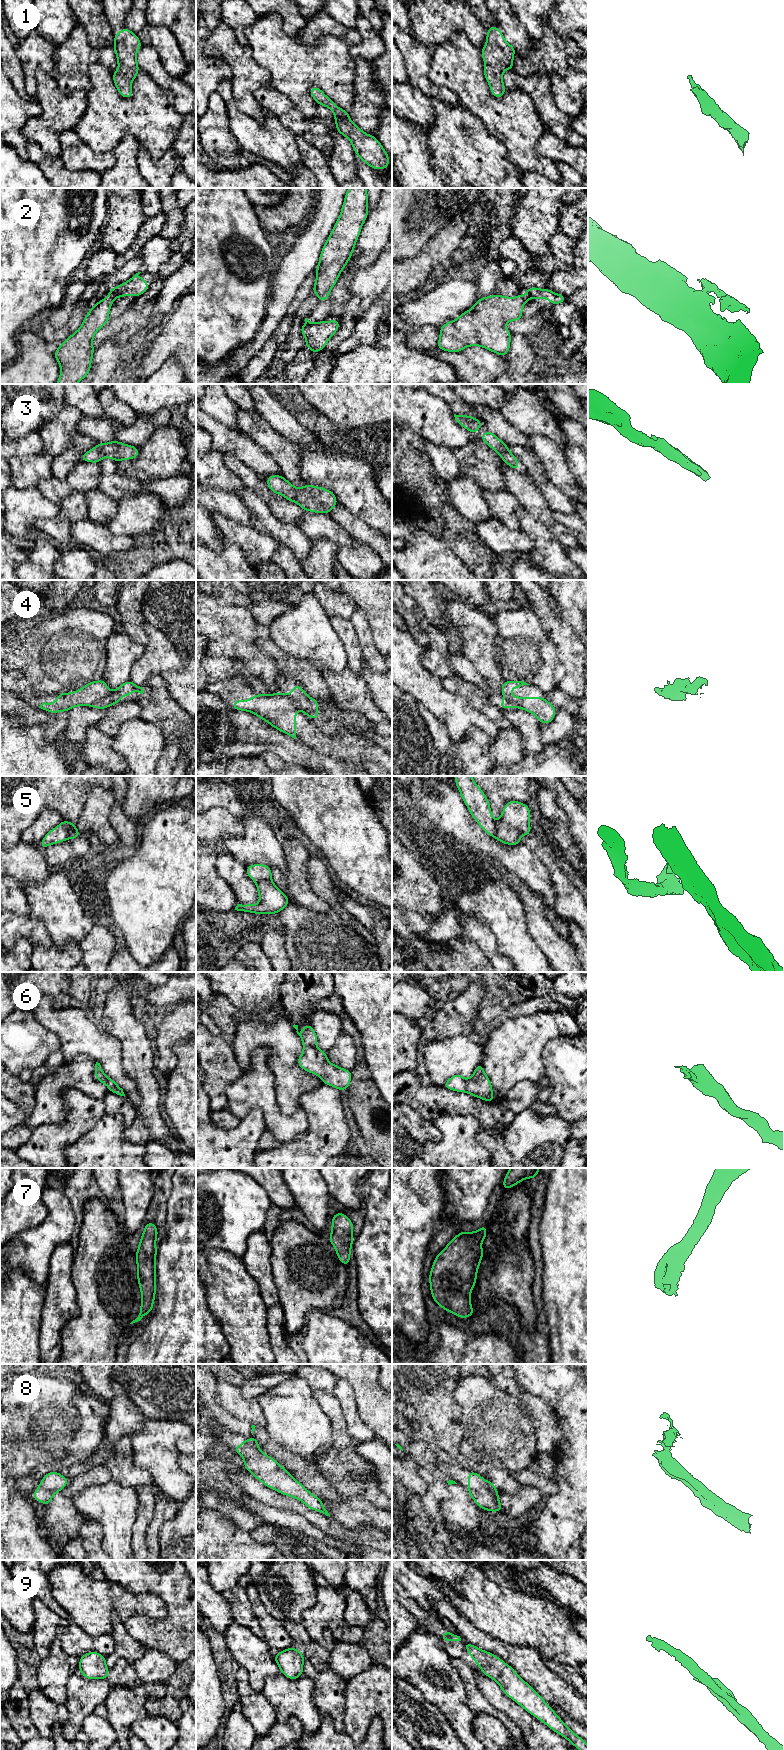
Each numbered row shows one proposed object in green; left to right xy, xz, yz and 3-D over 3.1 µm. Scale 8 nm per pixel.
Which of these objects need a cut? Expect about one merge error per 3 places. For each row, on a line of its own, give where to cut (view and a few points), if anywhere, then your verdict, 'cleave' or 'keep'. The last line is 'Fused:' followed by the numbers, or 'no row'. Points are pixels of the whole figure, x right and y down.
1: cut none; keep
2: cut xy (110, 289), (116, 296); cleave
3: cut none; keep
4: cut yz (503, 696), (518, 707); cleave
5: cut xy (68, 822), (68, 836), (66, 838); cleave
6: cut none; keep
7: cut none; keep
8: cut none; keep
9: cut none; keep
Fused: 2, 4, 5

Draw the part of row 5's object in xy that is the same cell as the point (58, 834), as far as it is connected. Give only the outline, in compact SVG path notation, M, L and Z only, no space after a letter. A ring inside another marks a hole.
M64 819L57 827L51 829L42 839L40 848L44 850L51 844L62 843L67 840L69 833L69 827L67 824L68 821Z

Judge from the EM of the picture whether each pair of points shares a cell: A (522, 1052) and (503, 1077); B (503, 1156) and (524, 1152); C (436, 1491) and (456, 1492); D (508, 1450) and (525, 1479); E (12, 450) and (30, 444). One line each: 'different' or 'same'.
A: same
B: different
C: different
D: different
E: same

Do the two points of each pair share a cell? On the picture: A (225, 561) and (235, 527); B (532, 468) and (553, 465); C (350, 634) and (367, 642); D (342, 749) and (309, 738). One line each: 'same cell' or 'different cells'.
A: different cells
B: different cells
C: different cells
D: same cell

